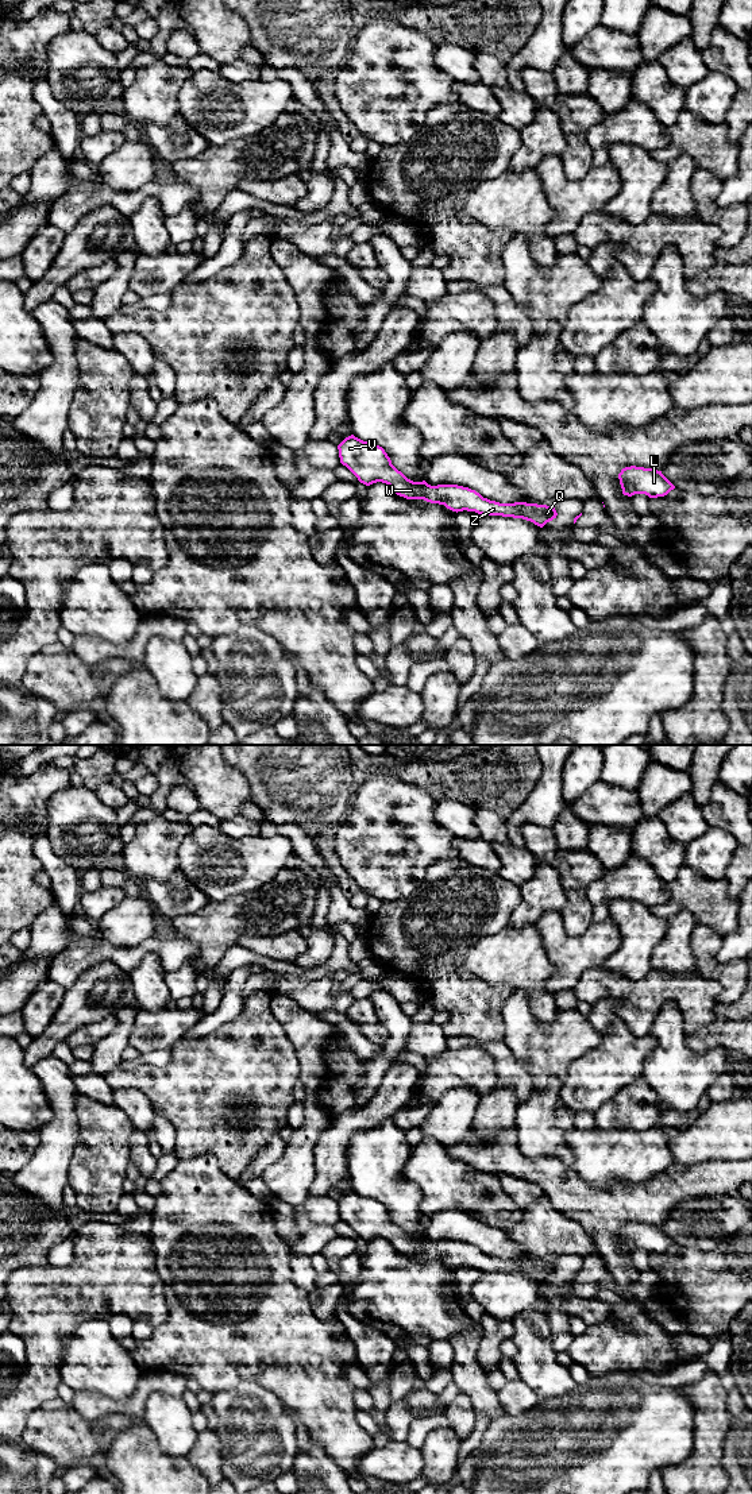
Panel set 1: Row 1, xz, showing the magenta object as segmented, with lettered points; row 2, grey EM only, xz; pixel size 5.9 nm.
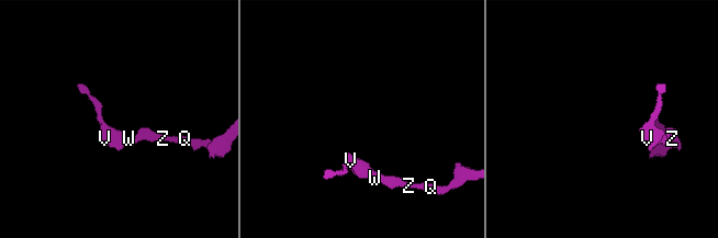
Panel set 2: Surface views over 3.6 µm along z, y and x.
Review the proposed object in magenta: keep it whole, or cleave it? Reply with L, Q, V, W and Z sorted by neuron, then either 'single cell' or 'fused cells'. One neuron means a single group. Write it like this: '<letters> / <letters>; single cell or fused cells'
L Q V W Z; single cell

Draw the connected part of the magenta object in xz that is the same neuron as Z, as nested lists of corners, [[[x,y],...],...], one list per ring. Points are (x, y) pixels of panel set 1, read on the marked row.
[[[354,435],[346,437],[339,445],[340,463],[346,466],[360,483],[370,486],[377,482],[386,483],[392,490],[406,499],[424,499],[444,505],[452,511],[475,511],[482,516],[502,516],[522,518],[543,528],[556,518],[555,506],[514,502],[500,503],[483,498],[475,490],[458,485],[431,486],[425,480],[408,479],[393,464],[385,449],[371,441],[363,441]]]

